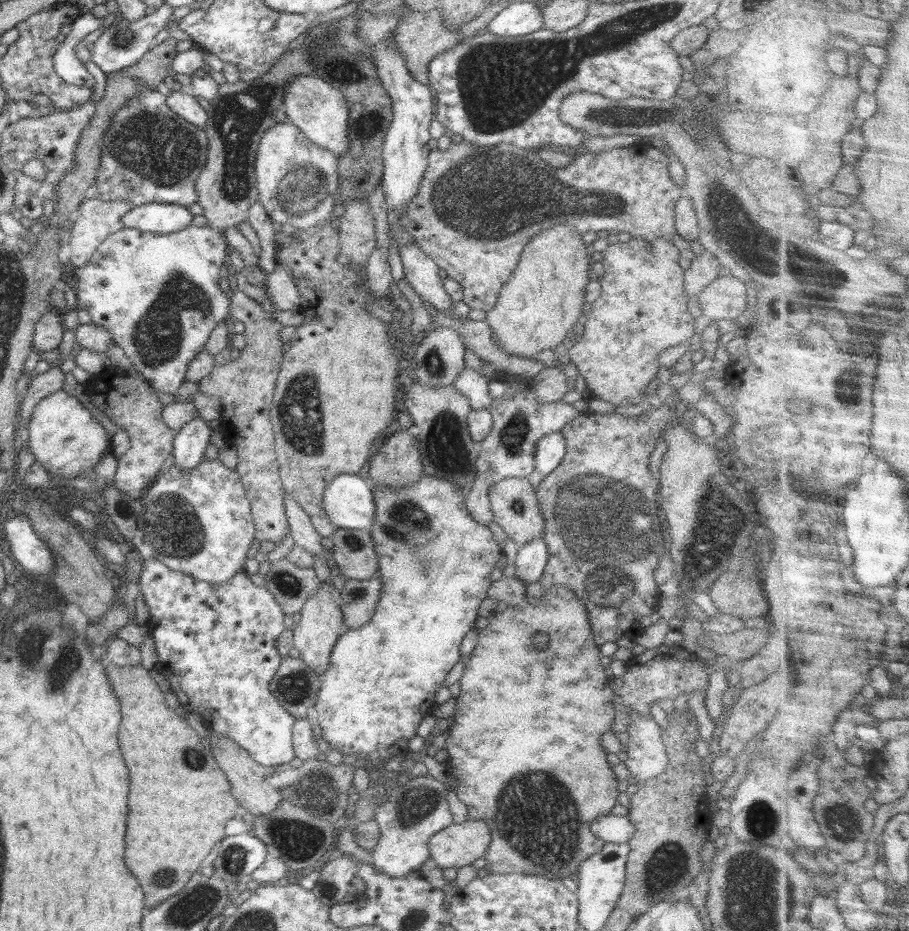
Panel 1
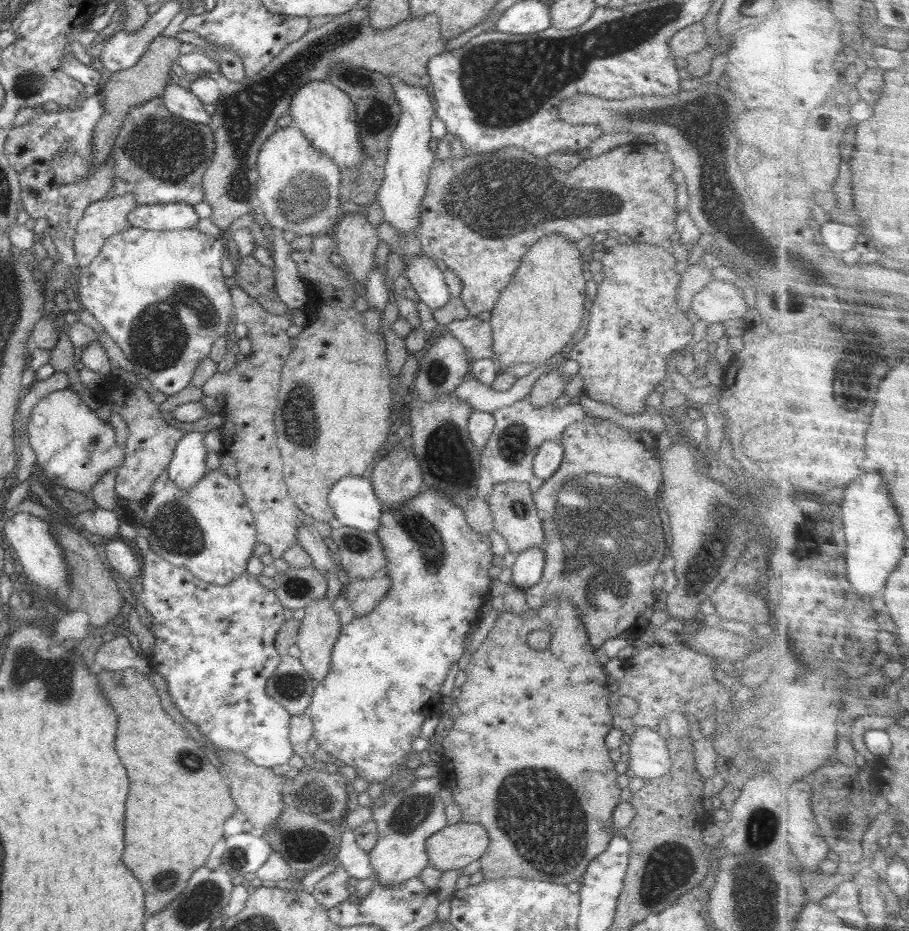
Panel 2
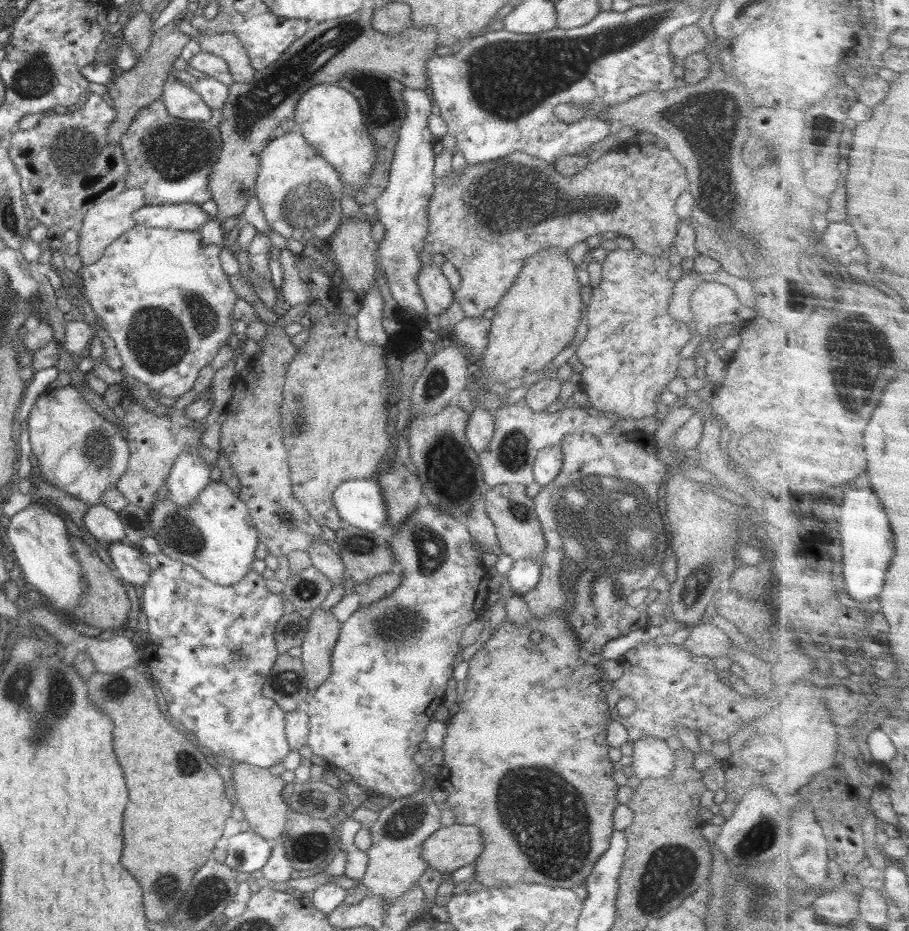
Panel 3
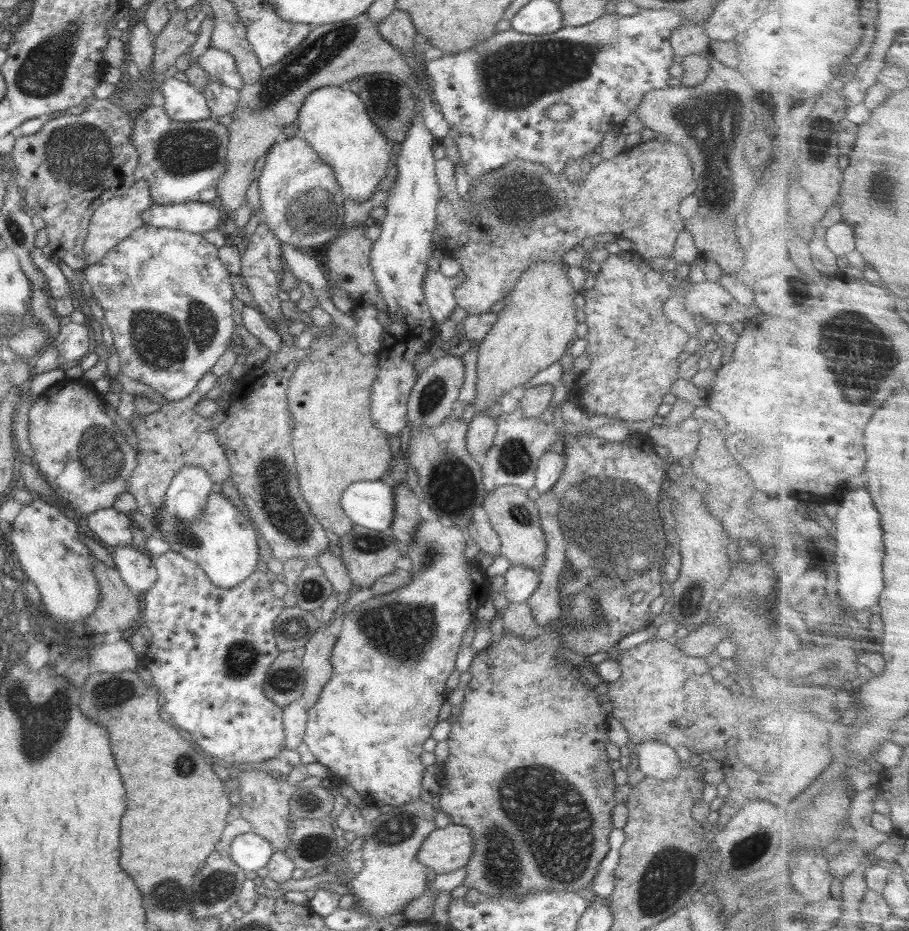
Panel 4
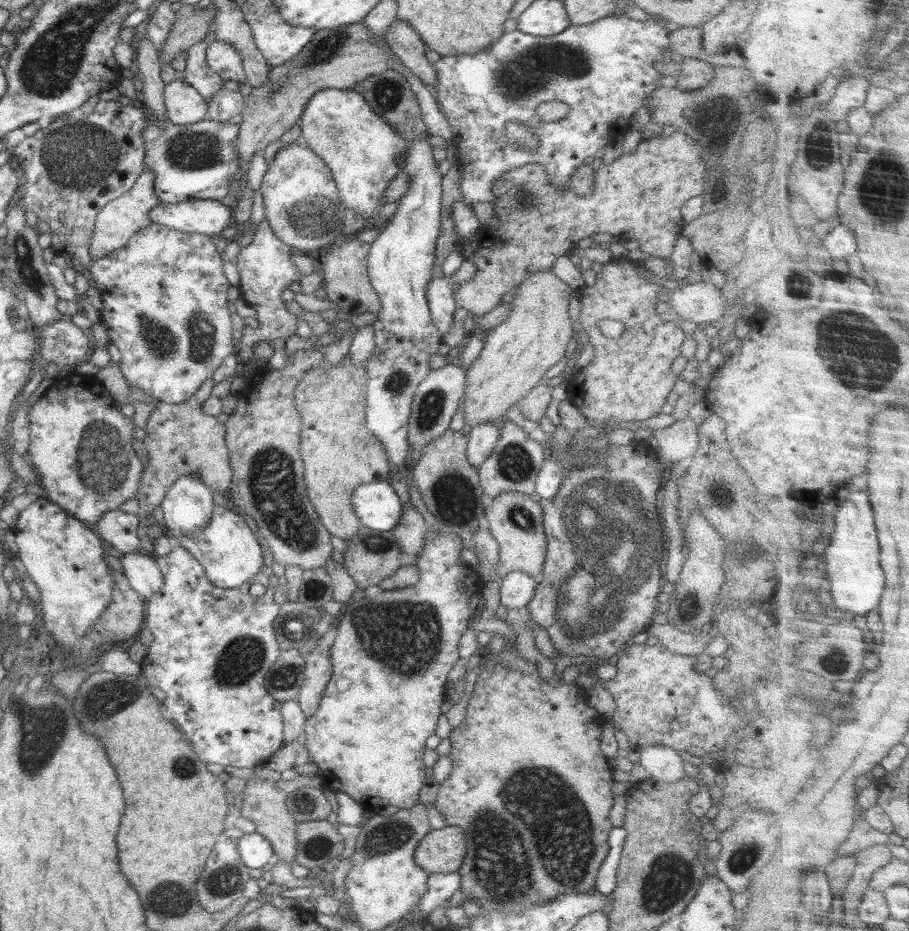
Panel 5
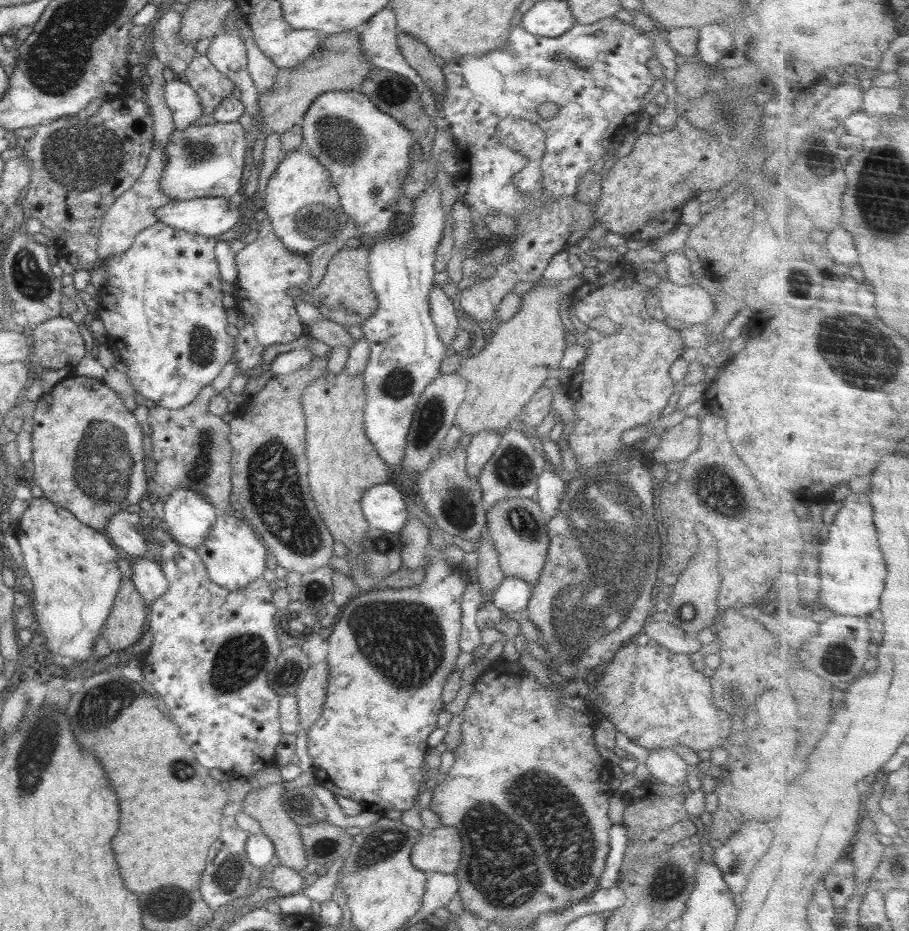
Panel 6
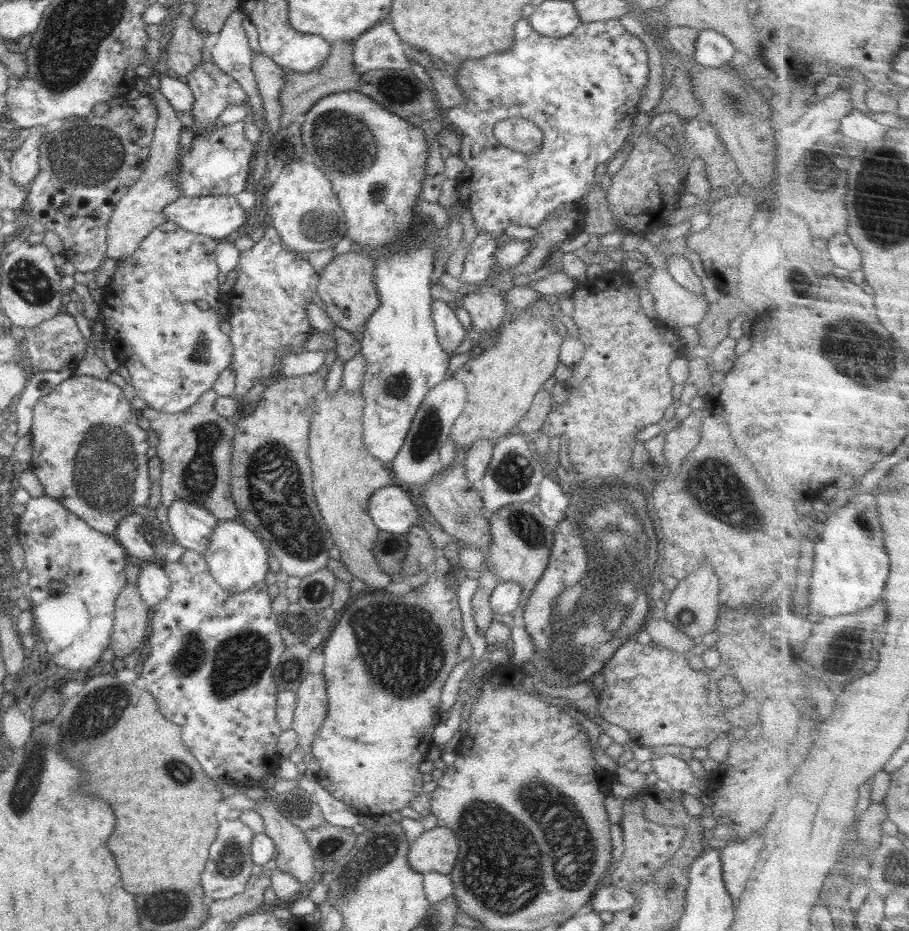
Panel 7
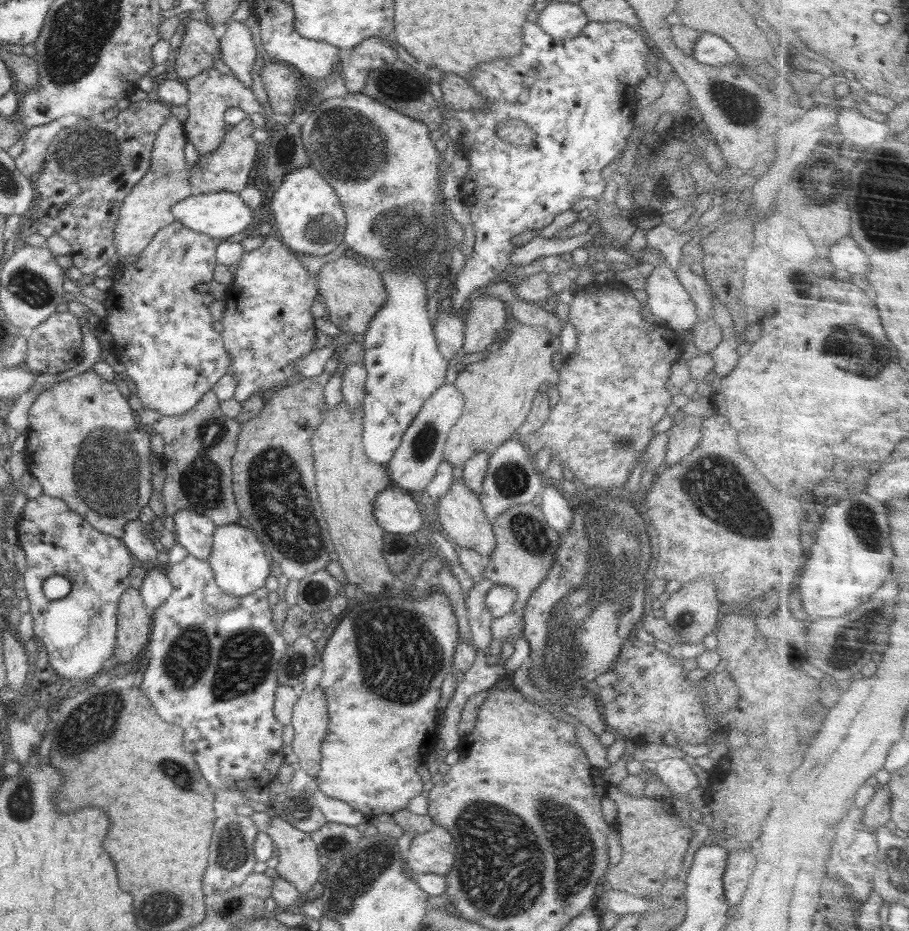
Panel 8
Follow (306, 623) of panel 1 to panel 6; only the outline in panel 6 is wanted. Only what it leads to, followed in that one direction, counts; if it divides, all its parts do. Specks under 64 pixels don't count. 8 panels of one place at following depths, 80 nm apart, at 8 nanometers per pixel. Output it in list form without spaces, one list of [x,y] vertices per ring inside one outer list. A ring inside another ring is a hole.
[[[327,659],[312,663],[305,674],[304,680],[298,685],[296,694],[298,719],[301,728],[306,731],[311,728],[315,720],[320,719],[327,696],[329,668]]]

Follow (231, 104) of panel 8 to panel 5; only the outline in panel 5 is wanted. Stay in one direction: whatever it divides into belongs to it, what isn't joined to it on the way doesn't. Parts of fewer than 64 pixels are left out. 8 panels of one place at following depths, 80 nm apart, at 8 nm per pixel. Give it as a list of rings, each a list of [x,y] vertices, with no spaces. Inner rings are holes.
[[[198,41],[186,51],[187,65],[183,71],[186,83],[206,100],[206,104],[212,101],[218,90],[224,88],[226,81],[208,66],[205,57],[207,45],[204,41]]]

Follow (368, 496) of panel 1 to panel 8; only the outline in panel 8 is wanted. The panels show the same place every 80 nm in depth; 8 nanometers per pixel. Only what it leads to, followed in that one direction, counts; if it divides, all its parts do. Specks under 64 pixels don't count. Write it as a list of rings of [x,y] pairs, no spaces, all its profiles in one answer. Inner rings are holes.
[[[390,485],[376,496],[373,502],[376,522],[394,534],[412,535],[425,531],[427,521],[422,507],[414,501],[411,493]]]

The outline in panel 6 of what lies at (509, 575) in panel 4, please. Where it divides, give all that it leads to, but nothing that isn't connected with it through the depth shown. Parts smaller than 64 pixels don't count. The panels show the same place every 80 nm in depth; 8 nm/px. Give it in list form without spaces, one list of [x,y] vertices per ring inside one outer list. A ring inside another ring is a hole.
[[[514,576],[506,577],[496,588],[492,602],[503,614],[517,613],[522,615],[531,598],[531,590],[528,581],[522,581]]]

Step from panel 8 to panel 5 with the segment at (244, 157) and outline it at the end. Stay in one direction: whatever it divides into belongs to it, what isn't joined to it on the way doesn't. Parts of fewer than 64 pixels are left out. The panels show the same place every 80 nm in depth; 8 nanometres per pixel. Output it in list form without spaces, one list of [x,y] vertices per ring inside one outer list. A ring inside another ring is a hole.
[[[151,112],[147,118],[148,126],[143,134],[146,152],[144,171],[153,172],[154,194],[162,203],[219,200],[229,194],[233,176],[240,168],[240,153],[236,151],[240,126],[207,118],[184,126],[173,124],[169,119],[160,124]]]

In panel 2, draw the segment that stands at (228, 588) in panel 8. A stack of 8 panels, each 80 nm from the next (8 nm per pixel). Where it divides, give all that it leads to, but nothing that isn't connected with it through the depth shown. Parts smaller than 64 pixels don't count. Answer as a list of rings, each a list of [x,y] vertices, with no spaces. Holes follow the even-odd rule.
[[[209,469],[189,490],[181,491],[168,479],[160,492],[152,493],[142,502],[148,524],[148,544],[163,560],[183,567],[193,576],[209,584],[225,586],[247,573],[247,564],[257,543],[255,520],[237,480],[230,479],[222,469]]]

